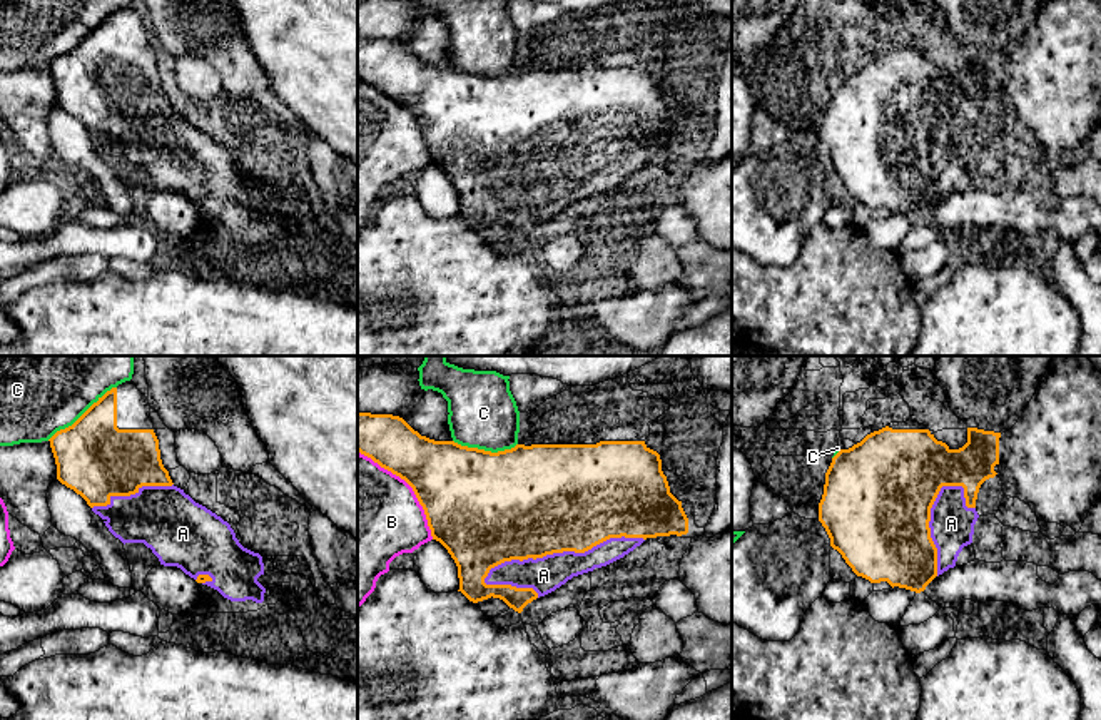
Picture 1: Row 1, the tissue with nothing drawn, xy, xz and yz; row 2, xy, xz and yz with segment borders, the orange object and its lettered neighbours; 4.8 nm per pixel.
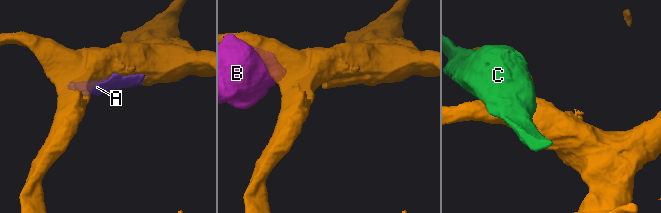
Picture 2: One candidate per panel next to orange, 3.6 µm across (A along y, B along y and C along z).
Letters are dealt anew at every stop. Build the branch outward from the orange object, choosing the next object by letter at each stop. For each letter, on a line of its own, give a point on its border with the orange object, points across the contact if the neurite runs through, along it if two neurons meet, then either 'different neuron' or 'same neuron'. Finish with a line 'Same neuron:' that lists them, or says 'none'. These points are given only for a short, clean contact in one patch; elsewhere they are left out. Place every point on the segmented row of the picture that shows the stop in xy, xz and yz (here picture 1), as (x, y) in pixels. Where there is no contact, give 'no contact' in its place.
A: meets orange in xz at (560, 552); same neuron
B: meets orange in xz at (410, 485); different neuron
C: meets orange in xy at (82, 415); different neuron
Same neuron: A

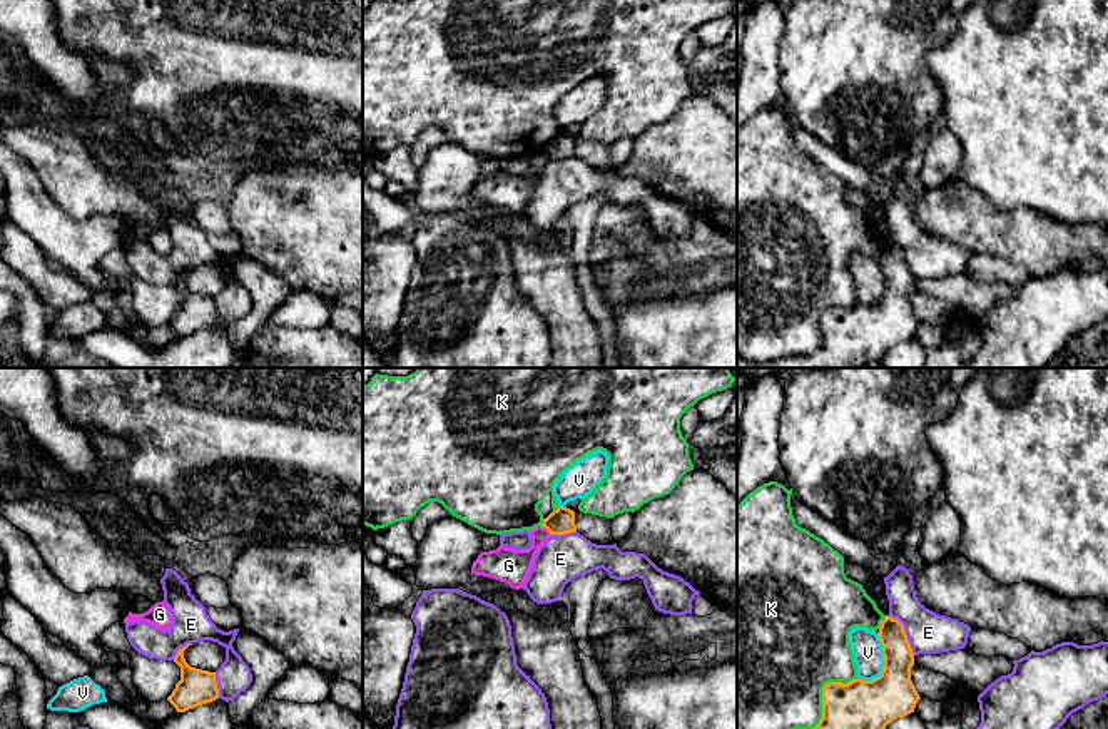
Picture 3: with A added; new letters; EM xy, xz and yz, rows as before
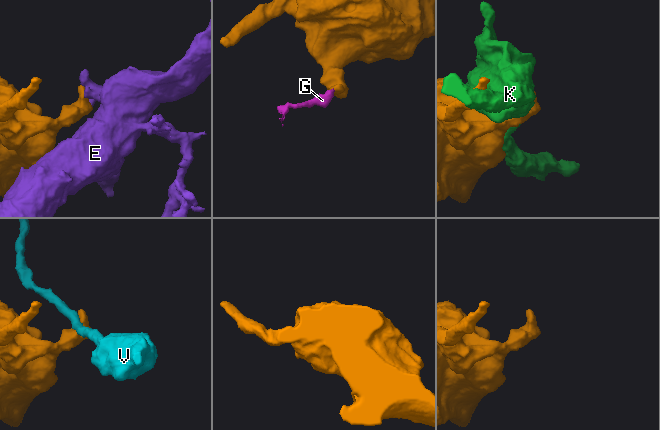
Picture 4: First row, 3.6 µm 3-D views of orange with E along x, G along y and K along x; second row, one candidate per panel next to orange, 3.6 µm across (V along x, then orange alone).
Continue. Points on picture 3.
E: meets orange in yz at (904, 632); different neuron
G: meets orange in xz at (547, 529); border along xz (542, 525), (550, 534); different neuron
K: meets orange in yz at (823, 693); different neuron
V: meets orange in yz at (884, 666); border along yz (878, 634), (883, 671), (871, 679), (858, 679); different neuron
Same neuron: none

